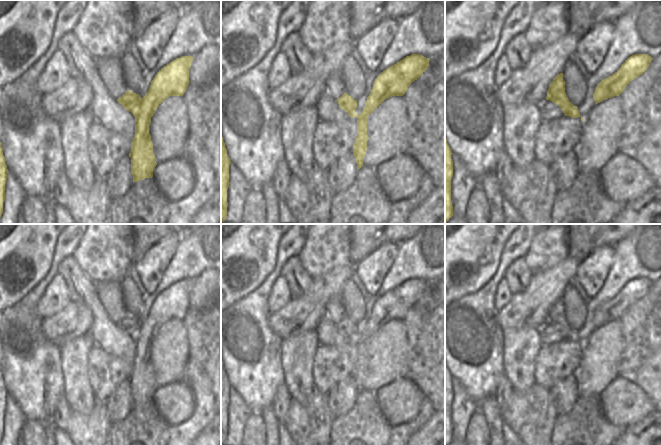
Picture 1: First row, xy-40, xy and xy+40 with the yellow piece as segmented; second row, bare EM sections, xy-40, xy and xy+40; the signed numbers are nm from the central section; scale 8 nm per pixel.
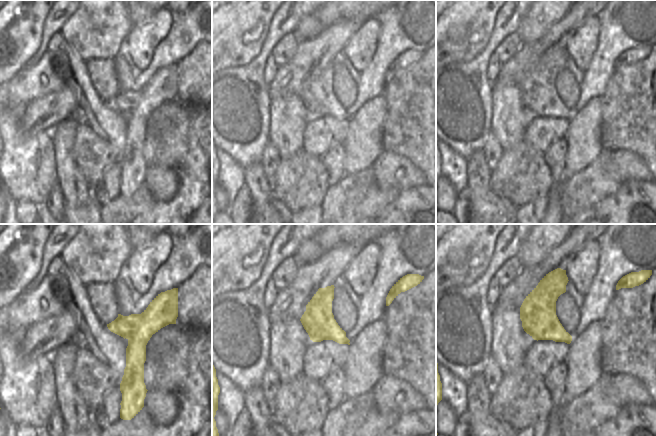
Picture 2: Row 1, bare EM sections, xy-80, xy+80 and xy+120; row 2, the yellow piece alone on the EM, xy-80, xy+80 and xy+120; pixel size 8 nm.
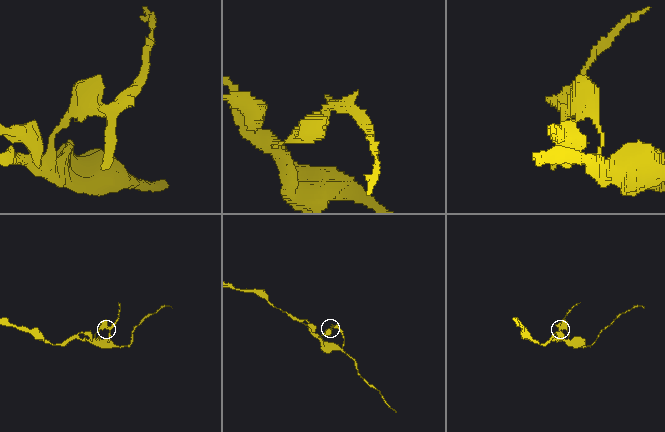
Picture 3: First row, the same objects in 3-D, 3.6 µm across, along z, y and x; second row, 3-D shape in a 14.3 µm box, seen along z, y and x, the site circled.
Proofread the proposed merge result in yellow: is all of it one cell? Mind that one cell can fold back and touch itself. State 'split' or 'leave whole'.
split

